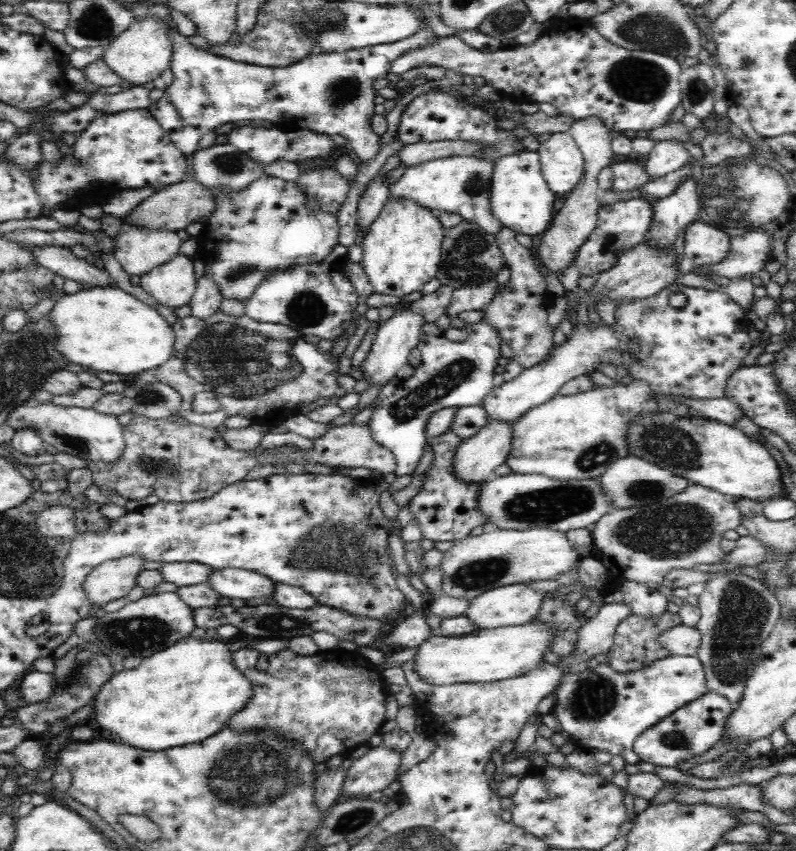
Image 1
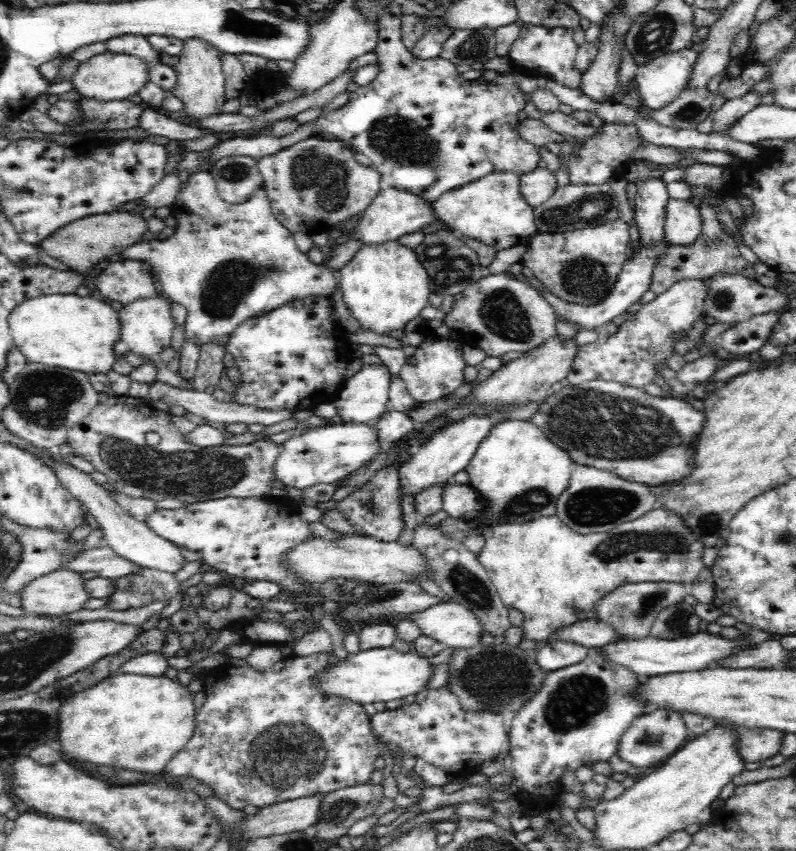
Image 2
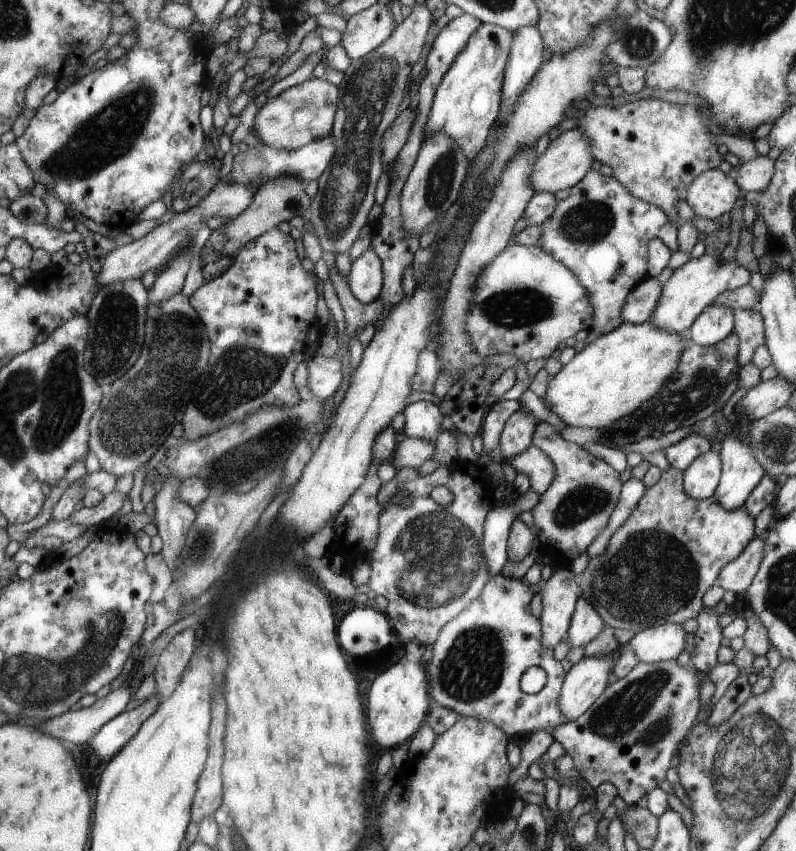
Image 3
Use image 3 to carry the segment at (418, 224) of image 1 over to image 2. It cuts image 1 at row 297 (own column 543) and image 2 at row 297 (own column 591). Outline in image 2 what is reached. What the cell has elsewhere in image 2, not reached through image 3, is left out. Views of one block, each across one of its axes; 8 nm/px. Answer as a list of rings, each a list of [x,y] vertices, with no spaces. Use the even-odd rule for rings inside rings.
[[[399,242],[361,247],[339,272],[342,302],[366,333],[389,336],[397,330],[405,331],[406,324],[420,317],[420,312],[429,306],[428,274],[418,261],[417,253]]]

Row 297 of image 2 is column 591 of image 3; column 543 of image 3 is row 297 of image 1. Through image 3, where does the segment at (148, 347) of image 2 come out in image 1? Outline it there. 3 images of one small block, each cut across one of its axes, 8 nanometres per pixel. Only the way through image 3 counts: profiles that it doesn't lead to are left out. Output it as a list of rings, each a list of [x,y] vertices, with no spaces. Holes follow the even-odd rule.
[[[177,255],[142,276],[139,286],[160,306],[182,308],[189,304],[197,286],[194,260],[195,257]]]

